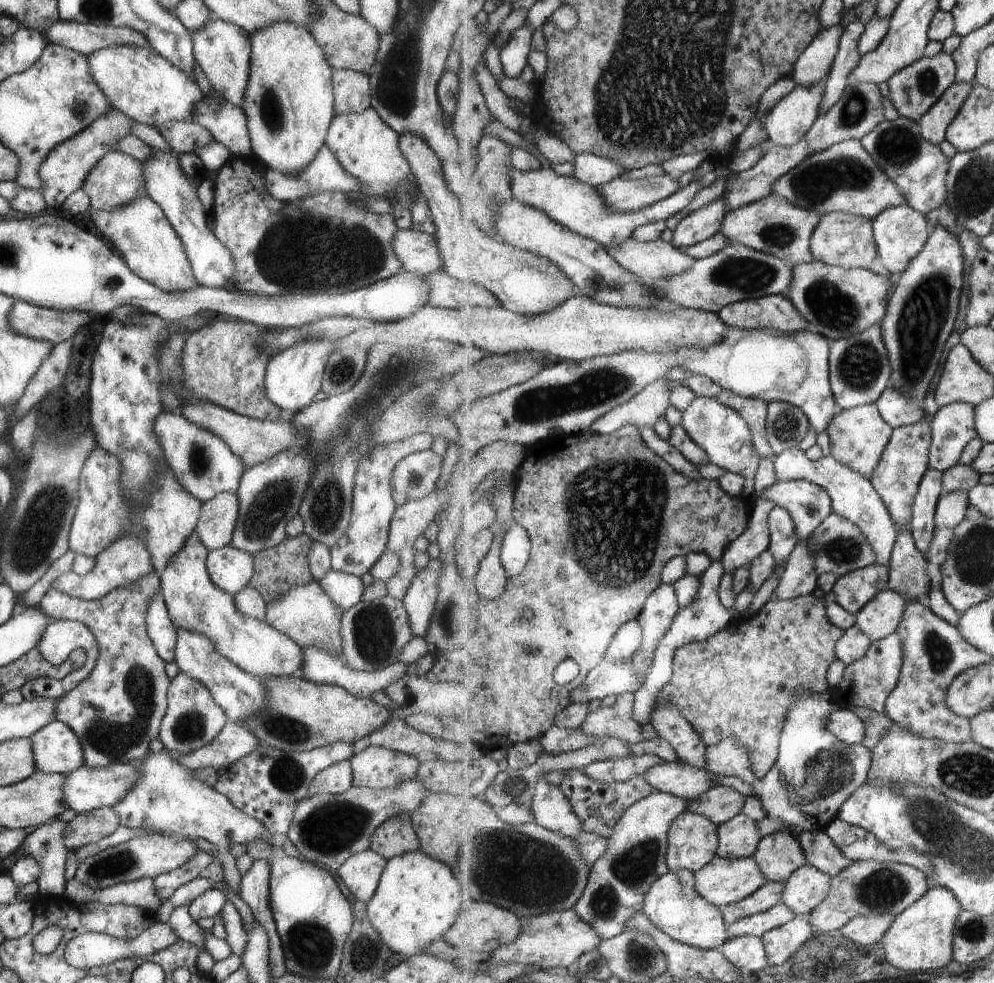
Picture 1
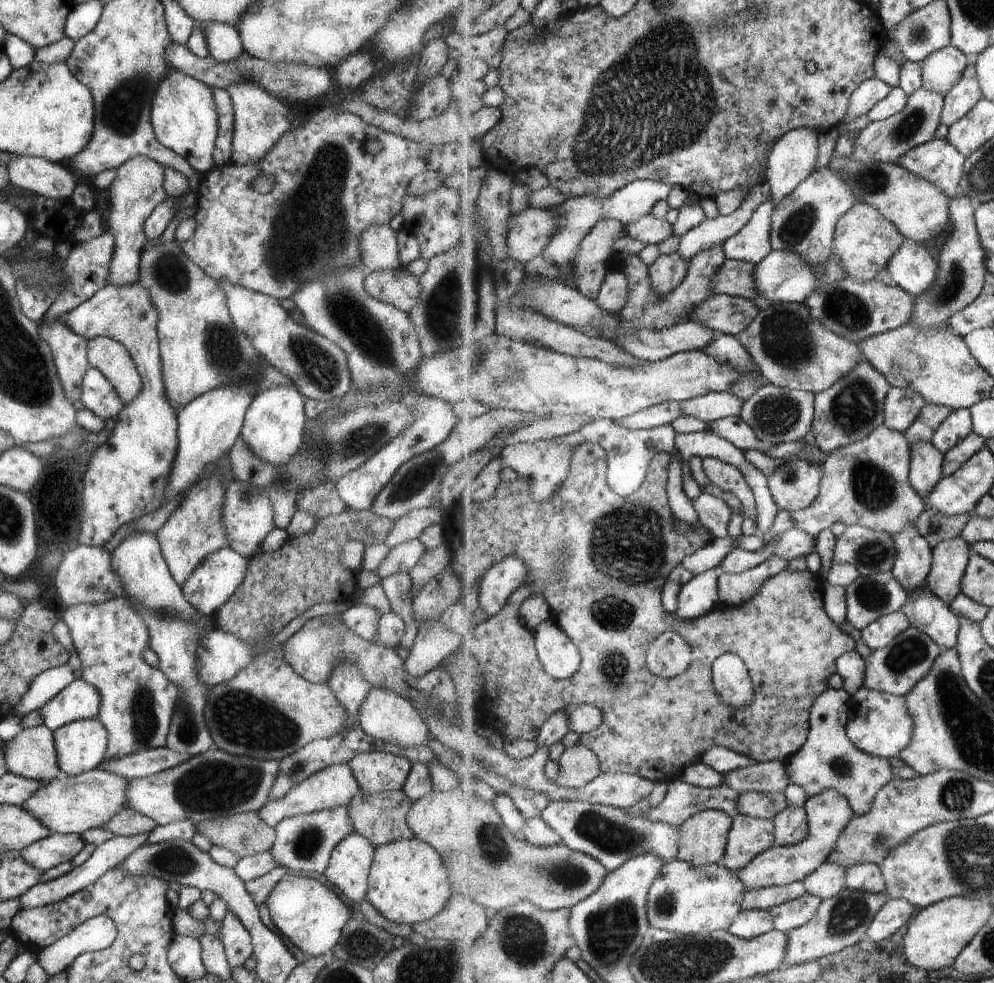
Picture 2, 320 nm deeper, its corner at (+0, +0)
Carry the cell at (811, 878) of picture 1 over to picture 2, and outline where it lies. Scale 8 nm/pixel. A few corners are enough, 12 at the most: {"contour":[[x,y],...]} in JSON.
{"contour":[[825,863],[803,882],[824,901],[848,888],[846,868]]}

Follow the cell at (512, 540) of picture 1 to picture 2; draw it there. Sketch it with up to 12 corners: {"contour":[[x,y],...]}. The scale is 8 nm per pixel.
{"contour":[[521,559],[496,562],[478,586],[478,606],[498,615],[528,579]]}

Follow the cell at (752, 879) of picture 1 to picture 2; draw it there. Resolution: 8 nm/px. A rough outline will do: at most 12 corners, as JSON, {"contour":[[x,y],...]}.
{"contour":[[837,789],[809,796],[808,837],[735,874],[747,890],[807,879],[857,816]]}

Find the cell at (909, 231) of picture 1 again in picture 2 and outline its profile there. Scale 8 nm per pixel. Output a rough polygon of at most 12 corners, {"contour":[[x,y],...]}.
{"contour":[[906,240],[889,262],[891,283],[917,298],[934,288],[939,266]]}

